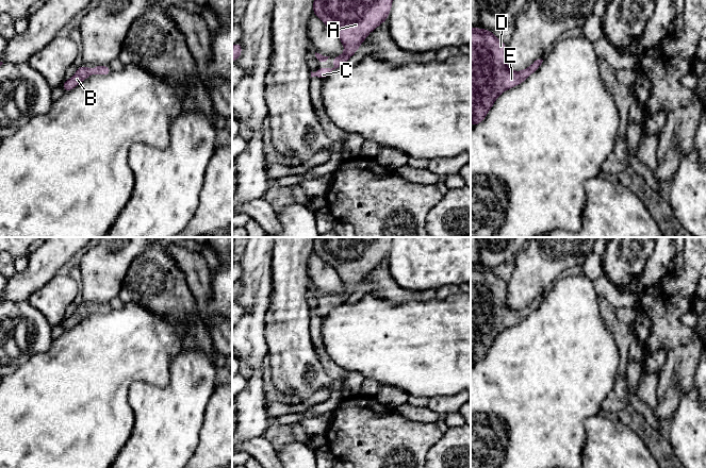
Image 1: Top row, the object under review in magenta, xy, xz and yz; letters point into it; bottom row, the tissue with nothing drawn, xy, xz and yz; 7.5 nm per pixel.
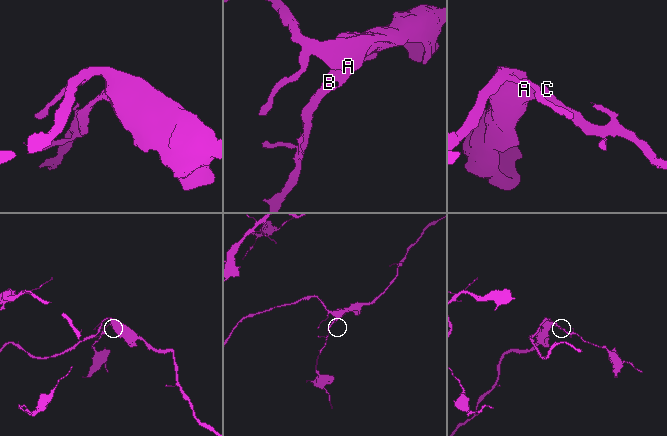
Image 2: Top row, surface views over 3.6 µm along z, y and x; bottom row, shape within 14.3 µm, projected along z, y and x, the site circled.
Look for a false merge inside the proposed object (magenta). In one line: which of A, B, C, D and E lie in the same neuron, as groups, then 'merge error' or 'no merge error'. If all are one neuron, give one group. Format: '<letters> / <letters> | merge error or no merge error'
A B C D E | no merge error

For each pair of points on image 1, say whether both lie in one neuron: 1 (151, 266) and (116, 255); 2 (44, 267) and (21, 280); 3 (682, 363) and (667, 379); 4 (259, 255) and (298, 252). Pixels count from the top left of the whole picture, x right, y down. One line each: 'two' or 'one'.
1: two
2: one
3: one
4: two

